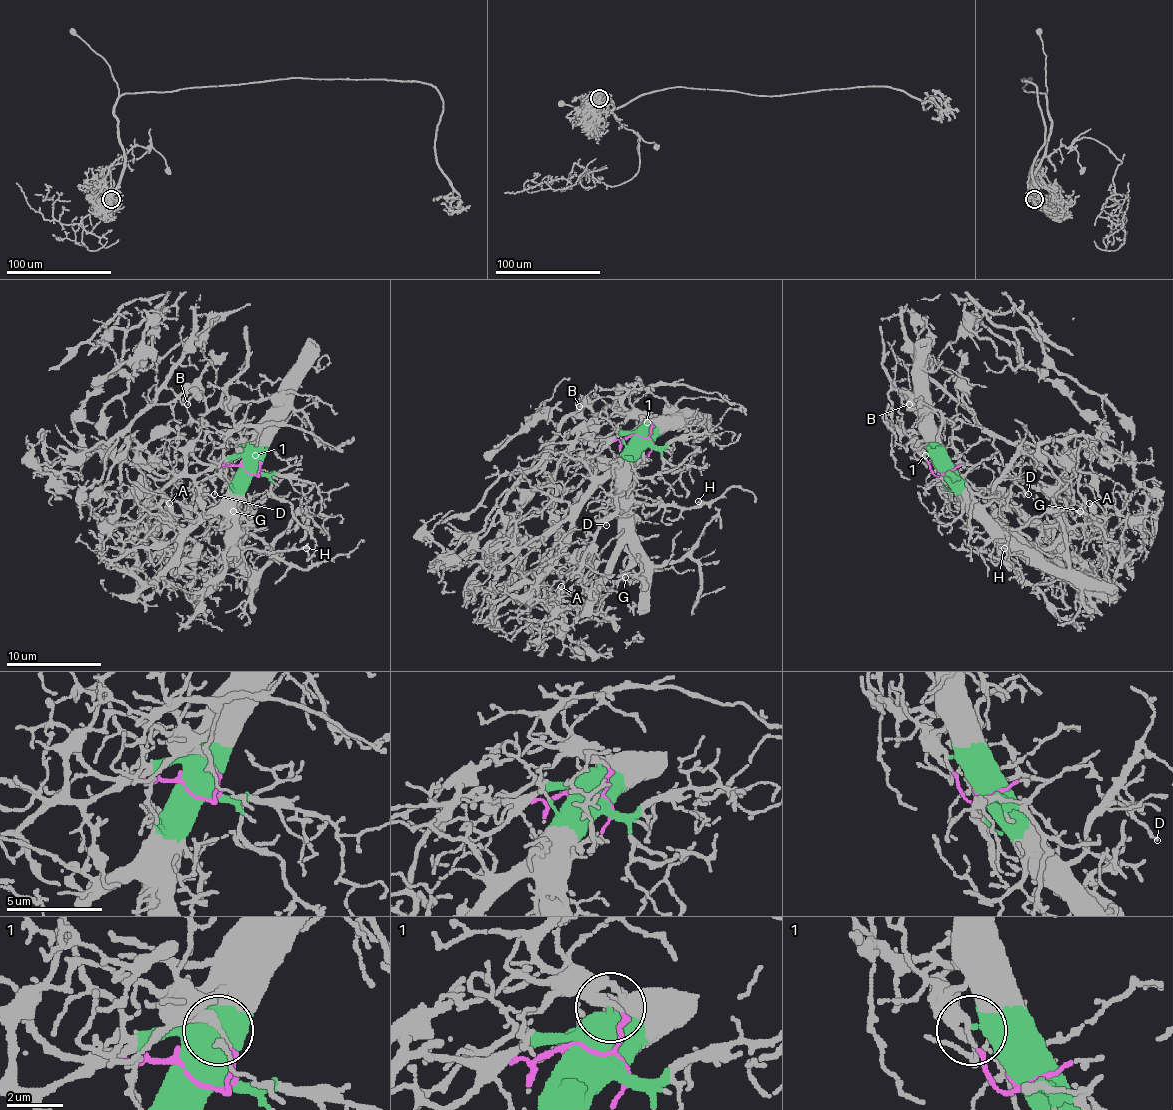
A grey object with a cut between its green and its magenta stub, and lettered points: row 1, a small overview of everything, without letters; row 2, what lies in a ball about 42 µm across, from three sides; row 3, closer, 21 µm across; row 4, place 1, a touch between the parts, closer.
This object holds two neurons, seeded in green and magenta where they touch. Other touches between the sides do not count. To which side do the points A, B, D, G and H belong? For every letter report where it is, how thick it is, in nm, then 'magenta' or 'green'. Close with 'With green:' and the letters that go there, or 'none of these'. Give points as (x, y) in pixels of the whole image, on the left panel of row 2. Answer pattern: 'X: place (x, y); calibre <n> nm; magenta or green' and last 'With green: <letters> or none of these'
A: place (169, 503); calibre 480 nm; magenta
B: place (187, 404); calibre 150 nm; magenta
D: place (214, 494); calibre 130 nm; green
G: place (233, 511); calibre 150 nm; green
H: place (306, 548); calibre 160 nm; green
With green: D, G, H

